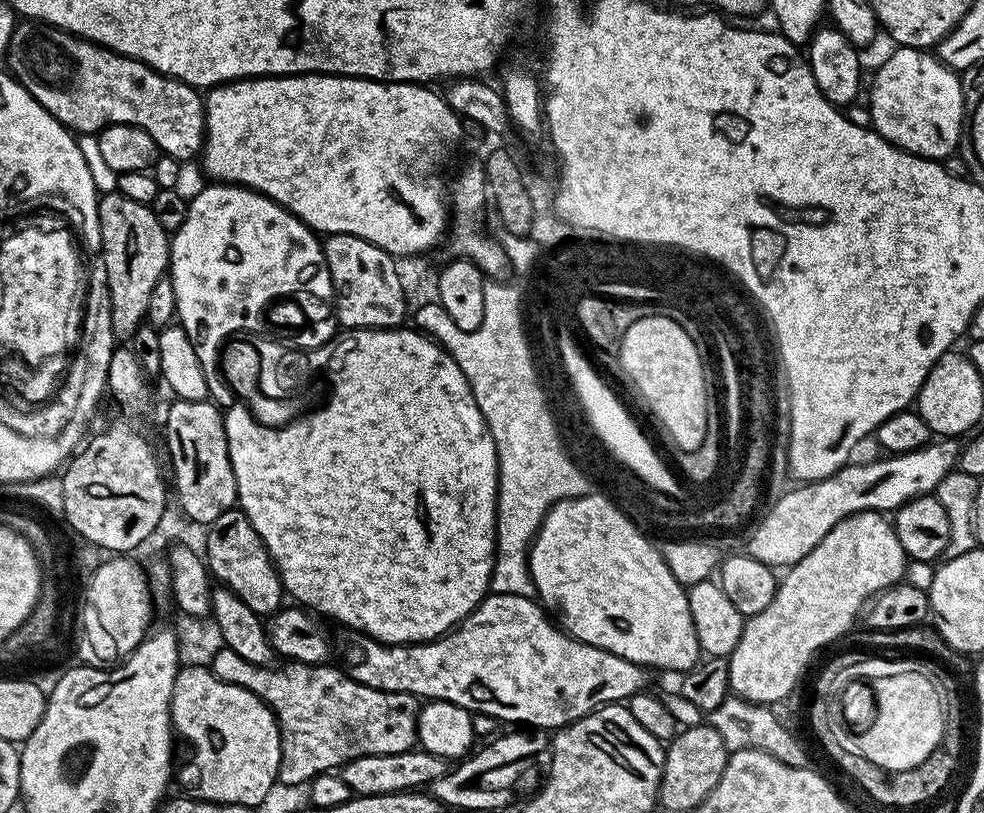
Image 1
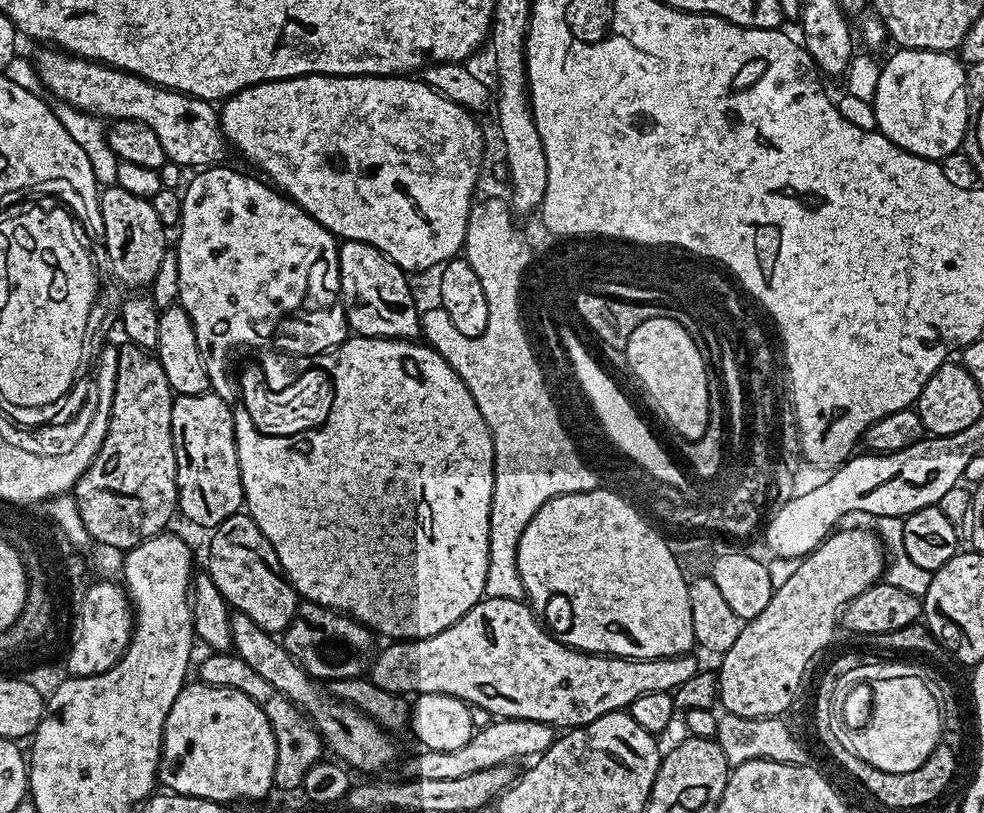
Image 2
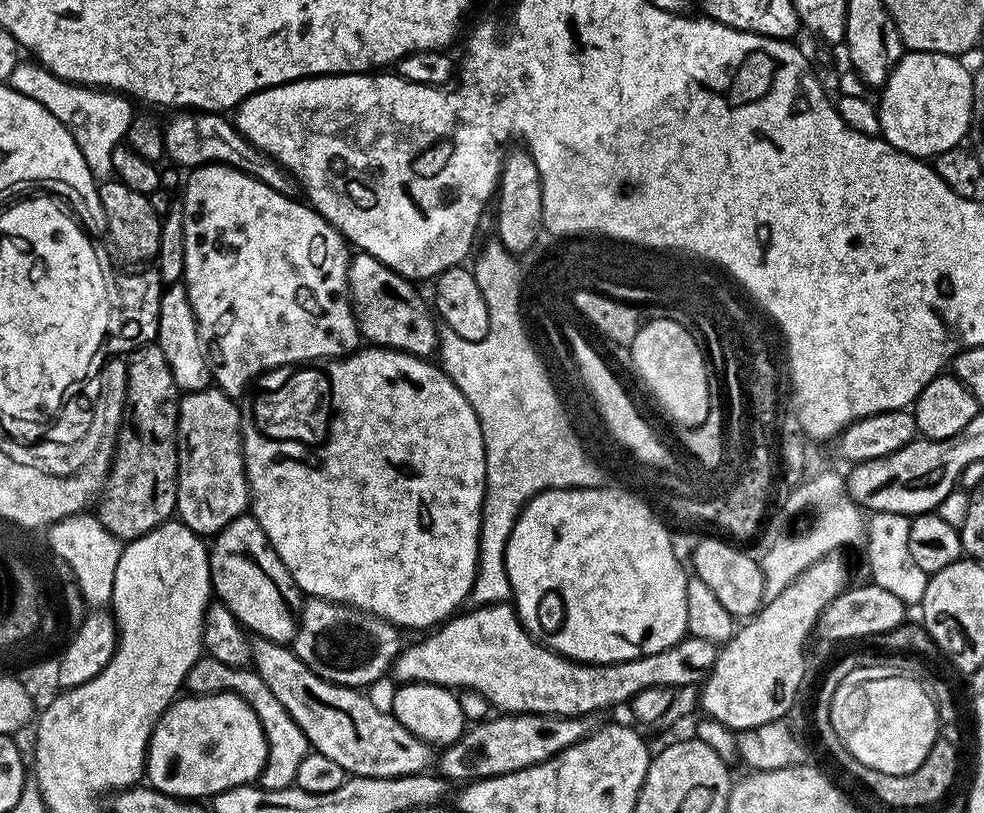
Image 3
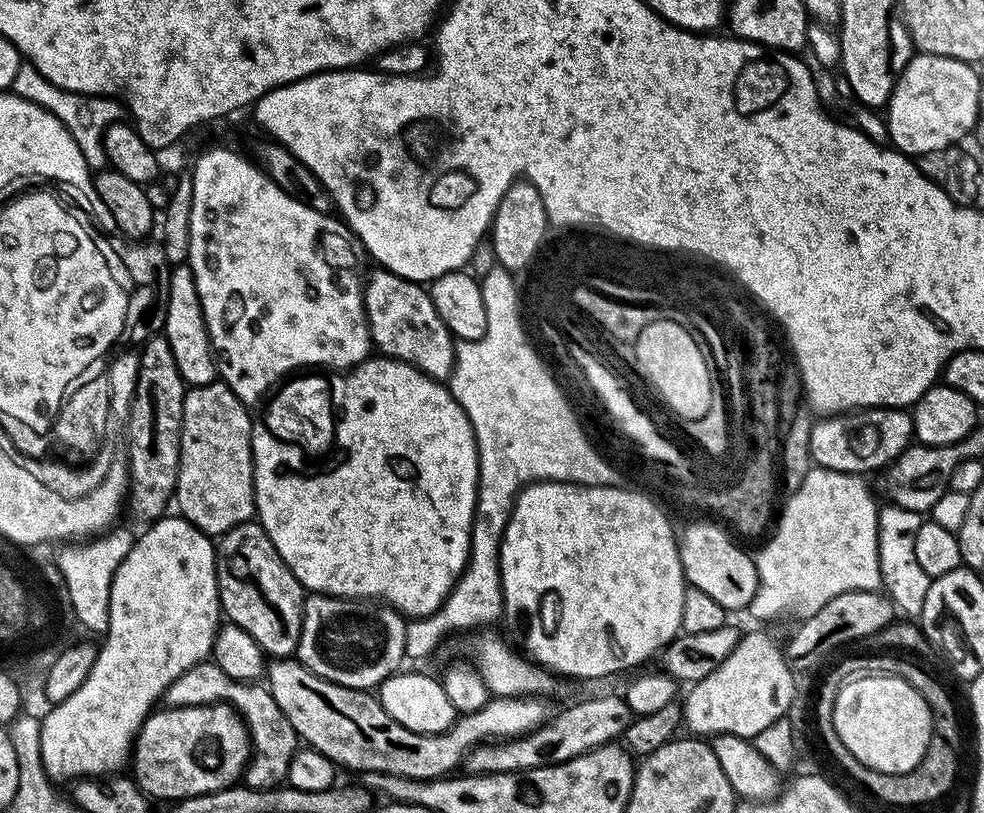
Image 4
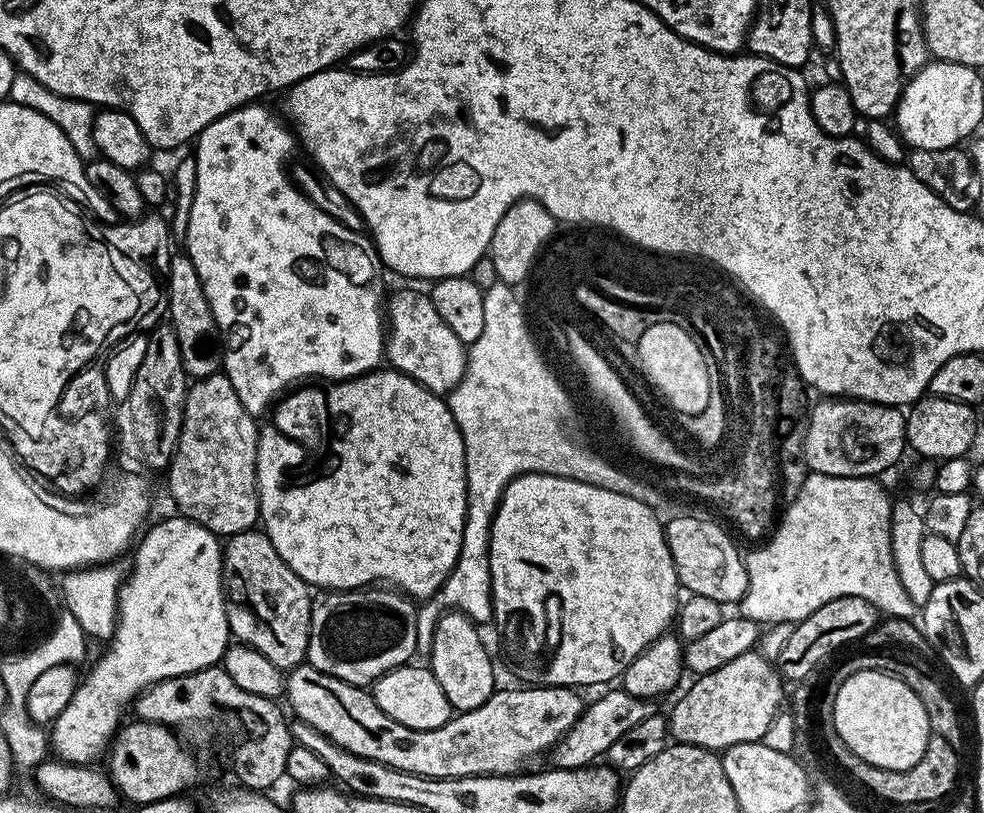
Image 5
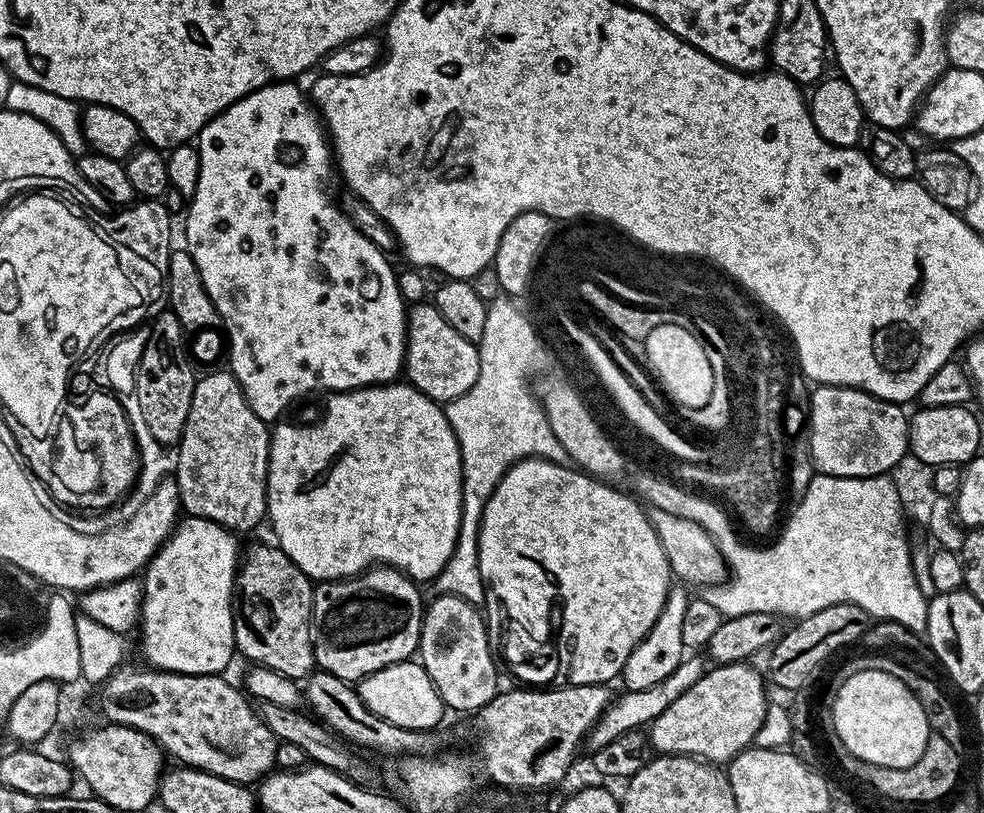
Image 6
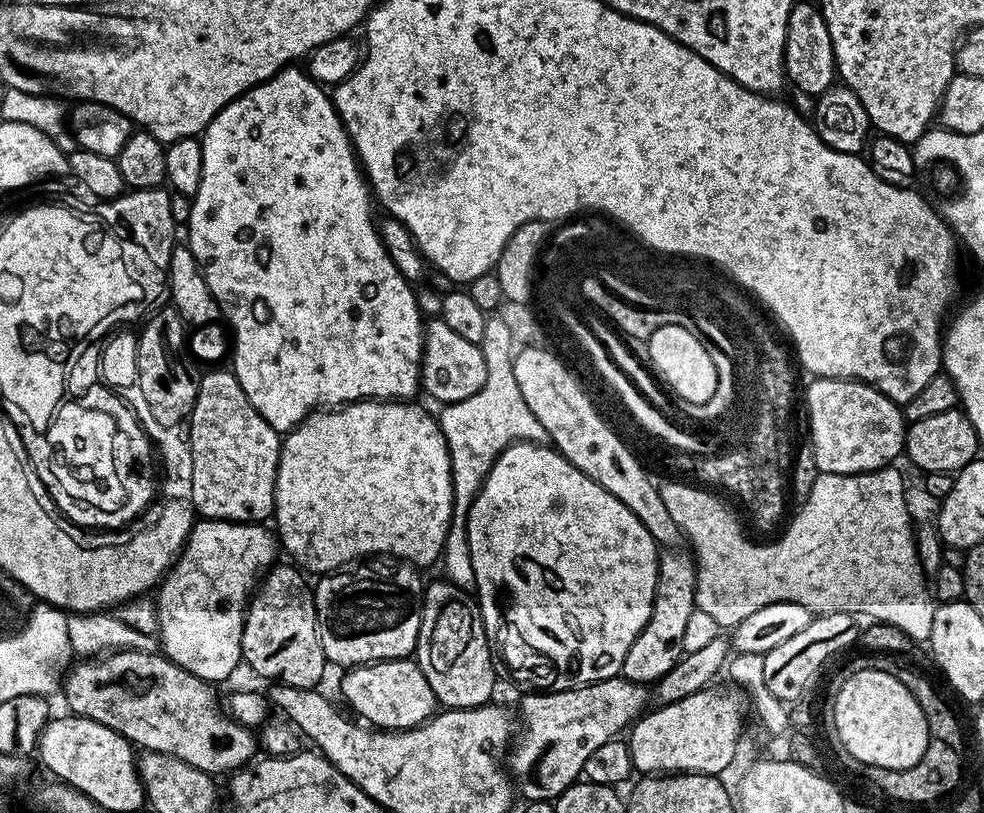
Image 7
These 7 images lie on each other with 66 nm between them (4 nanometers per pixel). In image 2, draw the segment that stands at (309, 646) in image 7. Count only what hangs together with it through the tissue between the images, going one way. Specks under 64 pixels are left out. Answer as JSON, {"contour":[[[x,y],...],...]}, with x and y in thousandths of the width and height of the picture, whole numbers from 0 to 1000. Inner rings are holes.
{"contour":[[[248,627],[239,630],[230,642],[214,651],[212,659],[215,661],[211,664],[209,702],[217,721],[226,726],[226,736],[233,749],[250,755],[250,760],[262,765],[266,775],[288,779],[303,752],[301,724],[289,707],[278,672],[274,672],[270,657],[262,652],[258,637]]]}

